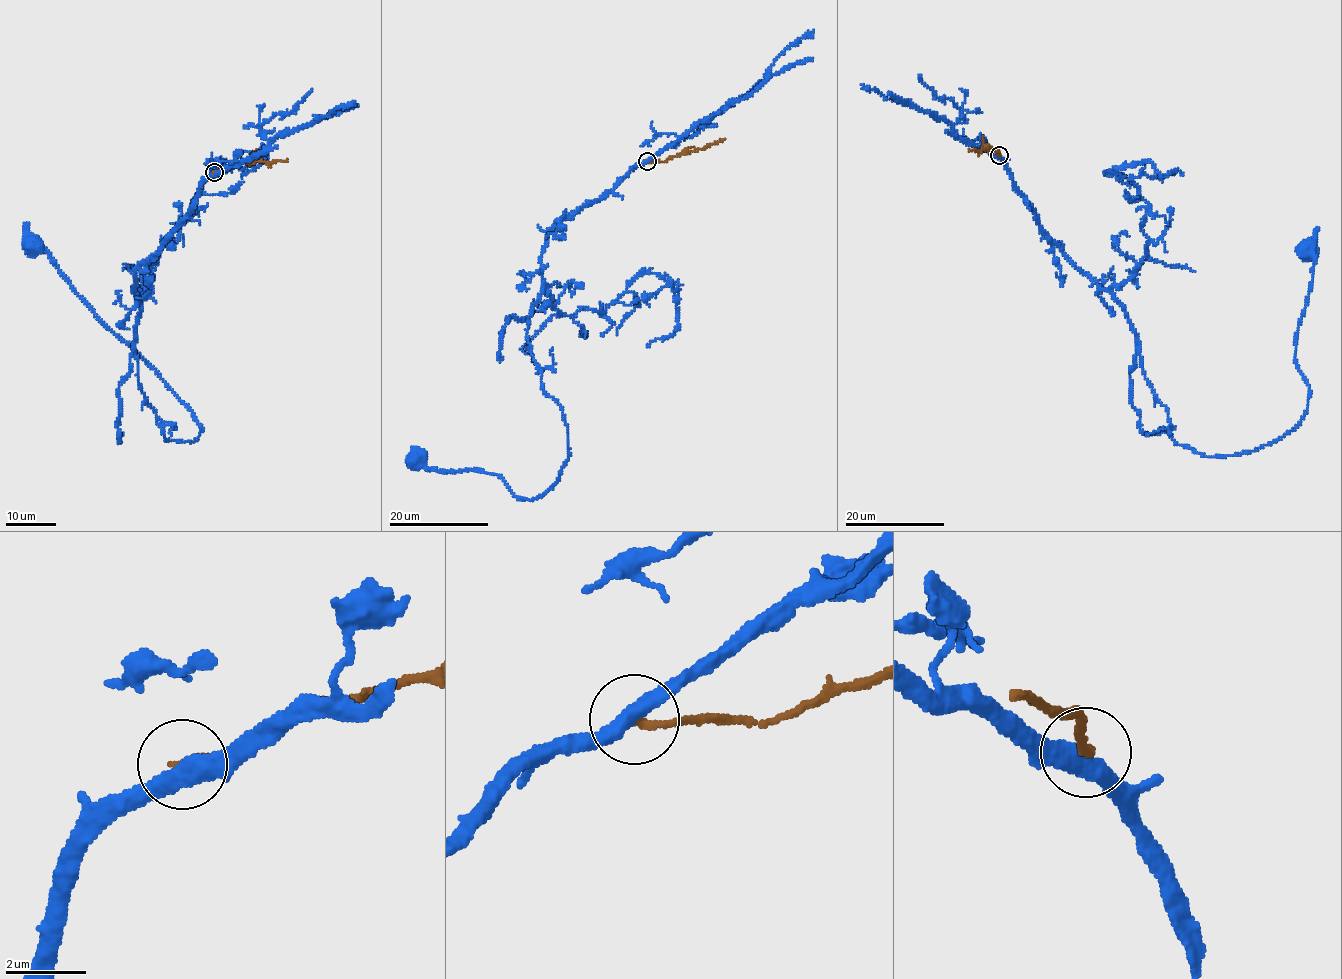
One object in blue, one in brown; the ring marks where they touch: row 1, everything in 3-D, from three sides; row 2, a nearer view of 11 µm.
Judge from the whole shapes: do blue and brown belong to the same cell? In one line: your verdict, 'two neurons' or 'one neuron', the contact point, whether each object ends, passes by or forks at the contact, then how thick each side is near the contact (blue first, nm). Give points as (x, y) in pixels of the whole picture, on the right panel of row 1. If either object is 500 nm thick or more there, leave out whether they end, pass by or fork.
two neurons | (999, 155) | blue passes by | brown ends | 440/200 nm

